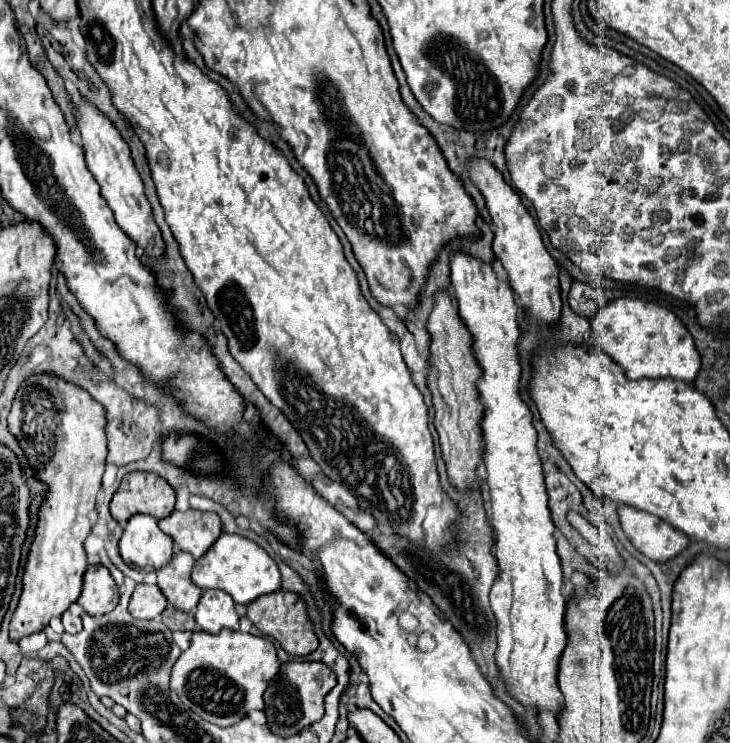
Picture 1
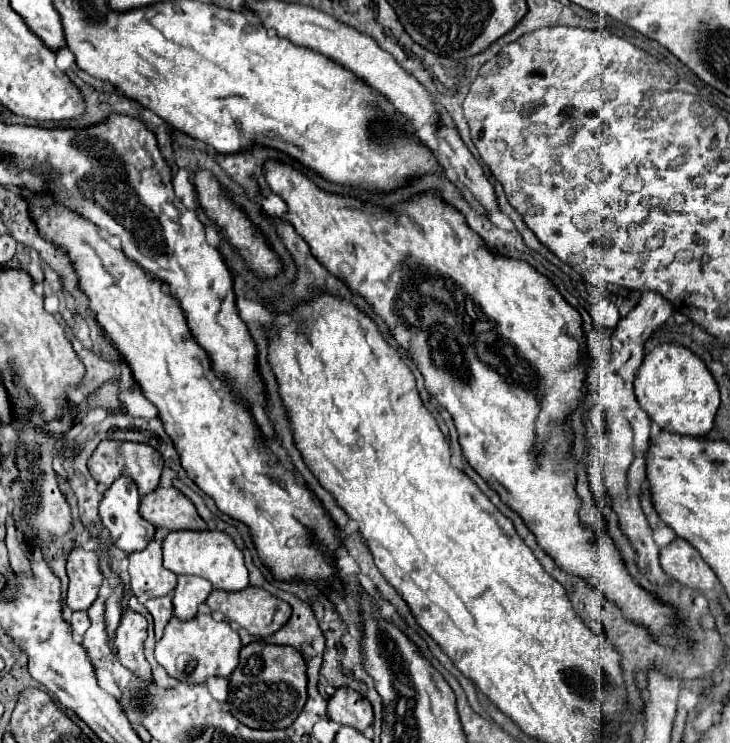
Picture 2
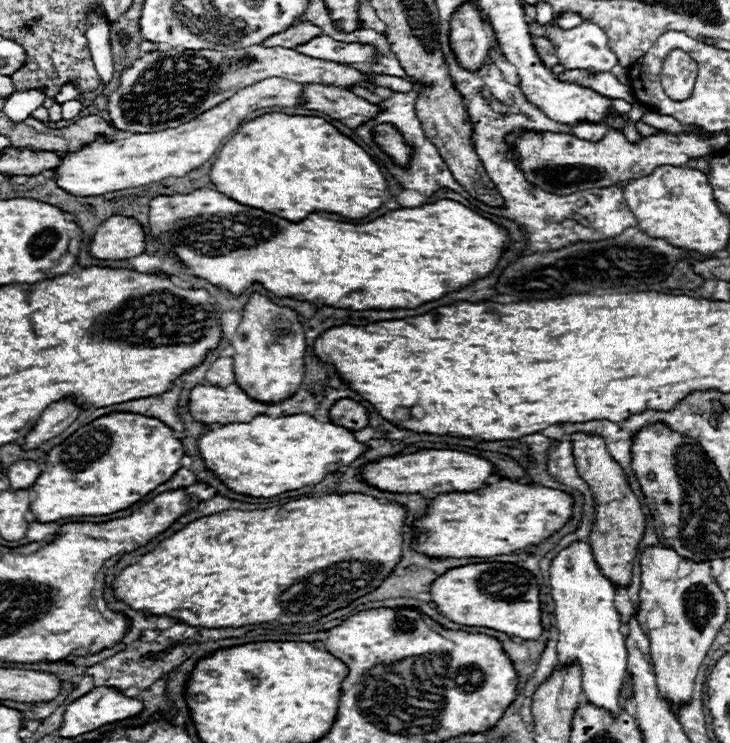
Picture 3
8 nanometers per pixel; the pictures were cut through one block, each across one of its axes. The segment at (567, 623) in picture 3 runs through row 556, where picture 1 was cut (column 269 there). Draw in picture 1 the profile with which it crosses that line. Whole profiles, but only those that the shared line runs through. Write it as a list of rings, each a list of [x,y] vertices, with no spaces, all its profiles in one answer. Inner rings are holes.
[[[222,534],[214,542],[214,546],[194,564],[192,580],[202,590],[208,590],[208,588],[224,590],[234,598],[236,604],[250,604],[256,598],[282,588],[278,564],[268,556],[264,548],[260,548],[256,542],[238,534]]]

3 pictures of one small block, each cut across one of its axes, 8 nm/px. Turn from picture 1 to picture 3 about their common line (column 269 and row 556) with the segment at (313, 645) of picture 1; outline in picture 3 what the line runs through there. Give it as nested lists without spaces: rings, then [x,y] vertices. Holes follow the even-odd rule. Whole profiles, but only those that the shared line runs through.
[[[576,432],[570,438],[572,438],[572,452],[574,452],[578,474],[588,482],[596,504],[596,518],[588,538],[588,542],[592,544],[594,560],[614,584],[628,586],[632,578],[632,564],[638,554],[638,544],[642,540],[644,526],[646,526],[644,512],[624,476],[622,466],[608,454],[604,438],[586,432]]]

